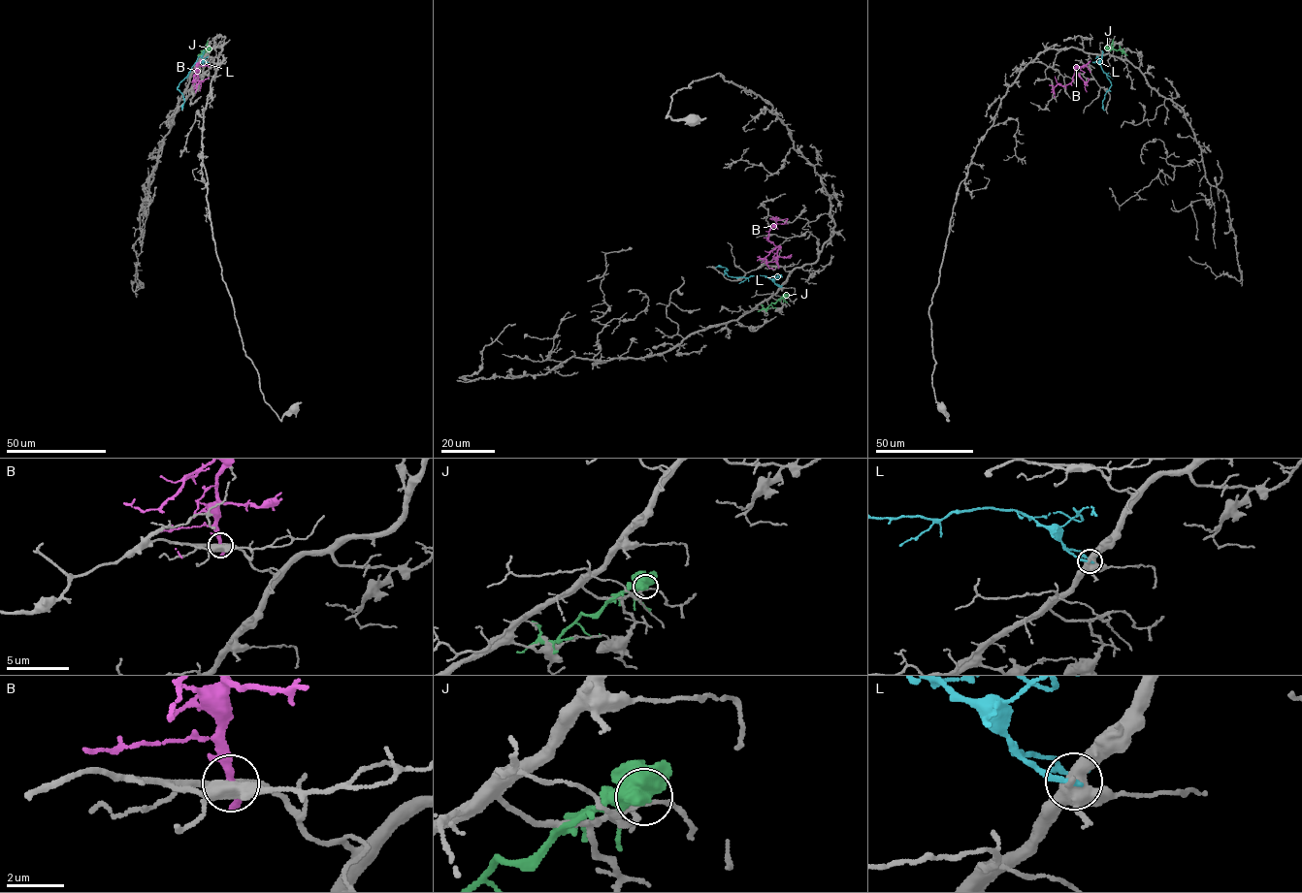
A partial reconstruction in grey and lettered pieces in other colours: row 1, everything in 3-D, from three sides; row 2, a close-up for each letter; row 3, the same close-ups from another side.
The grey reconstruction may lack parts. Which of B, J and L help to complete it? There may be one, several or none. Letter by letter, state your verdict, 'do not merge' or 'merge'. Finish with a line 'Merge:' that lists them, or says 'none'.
B: do not merge
J: do not merge
L: do not merge
Merge: none

